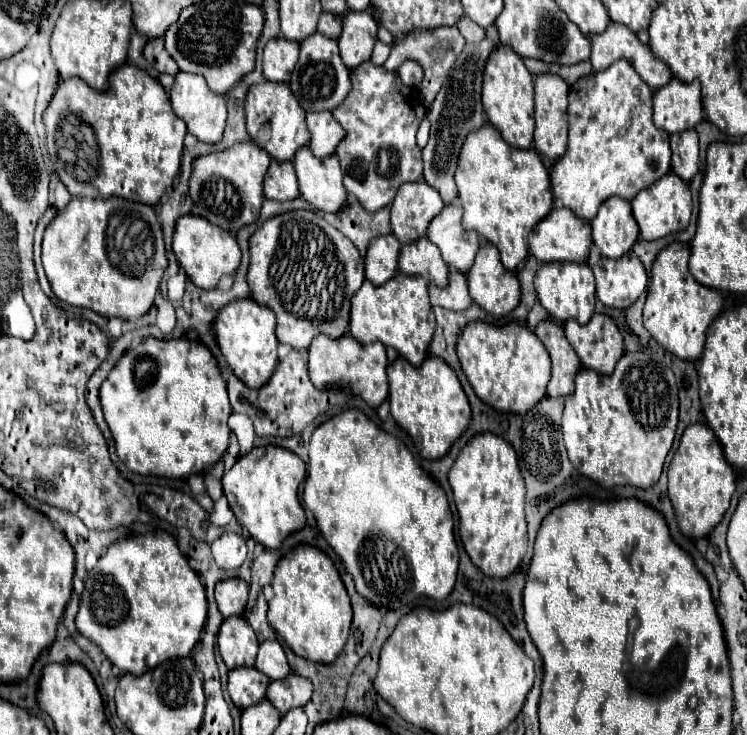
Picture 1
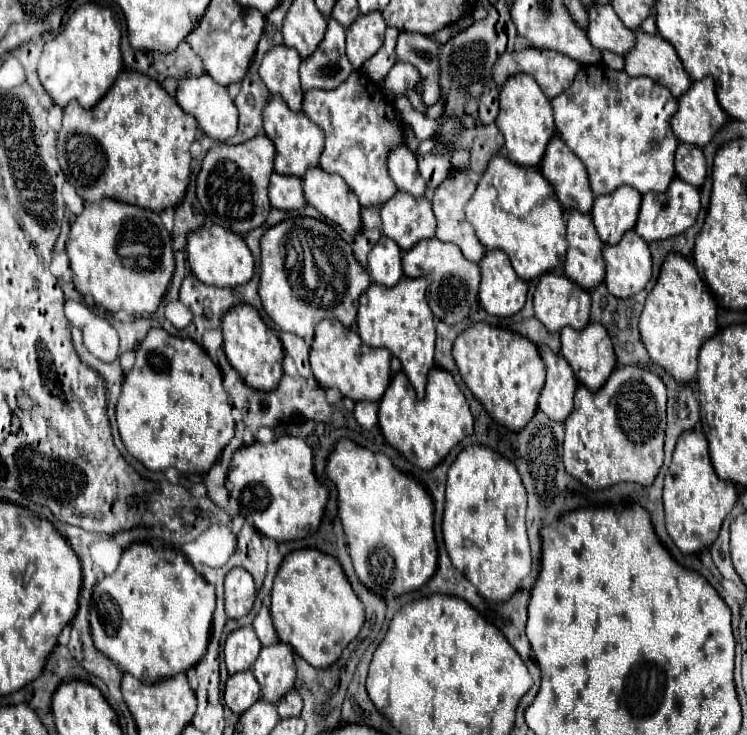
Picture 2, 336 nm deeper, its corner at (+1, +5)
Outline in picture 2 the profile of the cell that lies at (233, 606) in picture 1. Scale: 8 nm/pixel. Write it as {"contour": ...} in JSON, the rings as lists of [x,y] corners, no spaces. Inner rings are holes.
{"contour":[[[235,567],[225,577],[225,613],[231,619],[241,619],[247,615],[255,601],[255,583],[249,571]]]}

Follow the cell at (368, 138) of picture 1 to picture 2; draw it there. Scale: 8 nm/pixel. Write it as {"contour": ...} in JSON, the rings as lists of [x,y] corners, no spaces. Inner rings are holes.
{"contour":[[[401,145],[393,149],[389,153],[387,165],[389,165],[389,175],[399,191],[405,191],[413,197],[425,195],[425,179],[421,179],[421,173],[417,169],[417,157],[409,147]]]}

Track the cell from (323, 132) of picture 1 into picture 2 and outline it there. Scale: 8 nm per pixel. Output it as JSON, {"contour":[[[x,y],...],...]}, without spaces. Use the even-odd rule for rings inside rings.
{"contour":[[[361,69],[333,91],[305,91],[303,113],[323,129],[325,147],[319,167],[327,173],[341,175],[349,189],[357,195],[361,207],[381,205],[397,193],[387,173],[387,153],[403,143],[401,125],[393,117],[395,103],[385,97],[379,83],[373,83]]]}

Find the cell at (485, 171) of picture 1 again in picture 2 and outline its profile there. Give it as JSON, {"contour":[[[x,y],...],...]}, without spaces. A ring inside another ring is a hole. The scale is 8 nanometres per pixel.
{"contour":[[[503,155],[493,157],[465,207],[465,217],[475,227],[483,247],[501,249],[509,255],[521,279],[531,281],[545,271],[563,267],[567,251],[563,207],[553,197],[553,187],[537,167],[519,167]]]}

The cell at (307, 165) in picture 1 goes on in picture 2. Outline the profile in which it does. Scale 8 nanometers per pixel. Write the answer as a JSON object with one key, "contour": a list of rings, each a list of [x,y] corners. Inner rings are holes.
{"contour":[[[311,167],[303,177],[303,191],[307,203],[323,217],[337,223],[345,233],[355,235],[361,229],[361,205],[339,175]]]}

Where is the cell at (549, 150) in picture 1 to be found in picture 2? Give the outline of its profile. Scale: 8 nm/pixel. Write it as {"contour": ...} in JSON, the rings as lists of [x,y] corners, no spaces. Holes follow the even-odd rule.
{"contour":[[[555,135],[547,145],[539,169],[565,209],[577,209],[583,213],[591,211],[595,195],[589,187],[585,165],[577,155],[573,155],[573,151],[569,151],[569,147],[565,147],[559,135]]]}

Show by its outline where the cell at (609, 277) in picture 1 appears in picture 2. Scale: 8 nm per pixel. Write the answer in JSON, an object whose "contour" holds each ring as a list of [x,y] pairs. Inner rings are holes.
{"contour":[[[629,229],[617,245],[603,247],[605,285],[615,297],[629,297],[645,289],[651,279],[649,245]]]}

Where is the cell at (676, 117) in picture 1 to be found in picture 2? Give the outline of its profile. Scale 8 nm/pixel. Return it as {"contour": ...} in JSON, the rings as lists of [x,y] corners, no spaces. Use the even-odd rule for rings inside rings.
{"contour":[[[713,77],[693,81],[689,91],[679,97],[679,111],[671,119],[675,137],[681,143],[705,147],[713,135],[729,121],[715,95]]]}

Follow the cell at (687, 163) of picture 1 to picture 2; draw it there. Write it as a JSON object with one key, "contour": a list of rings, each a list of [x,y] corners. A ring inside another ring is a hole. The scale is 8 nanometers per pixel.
{"contour":[[[679,143],[675,155],[675,171],[679,179],[693,183],[693,187],[701,187],[707,177],[707,163],[703,151],[699,147]]]}

